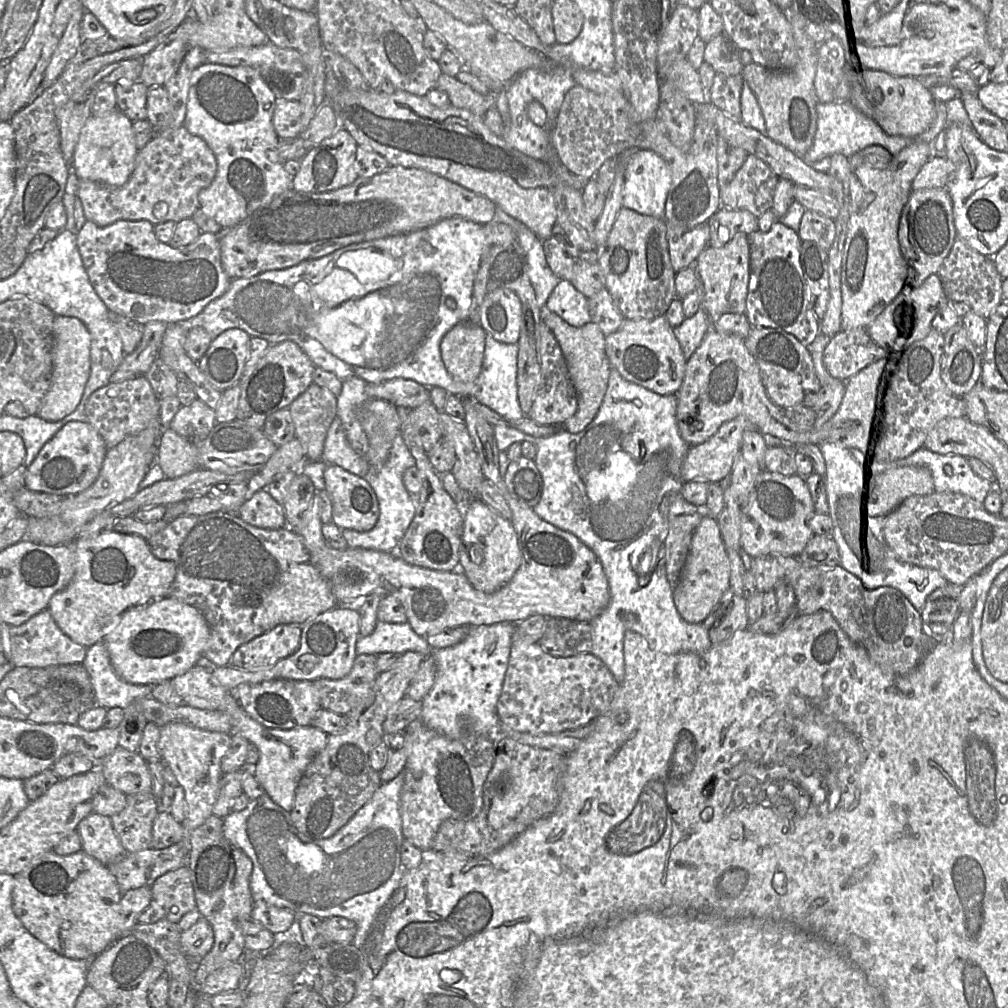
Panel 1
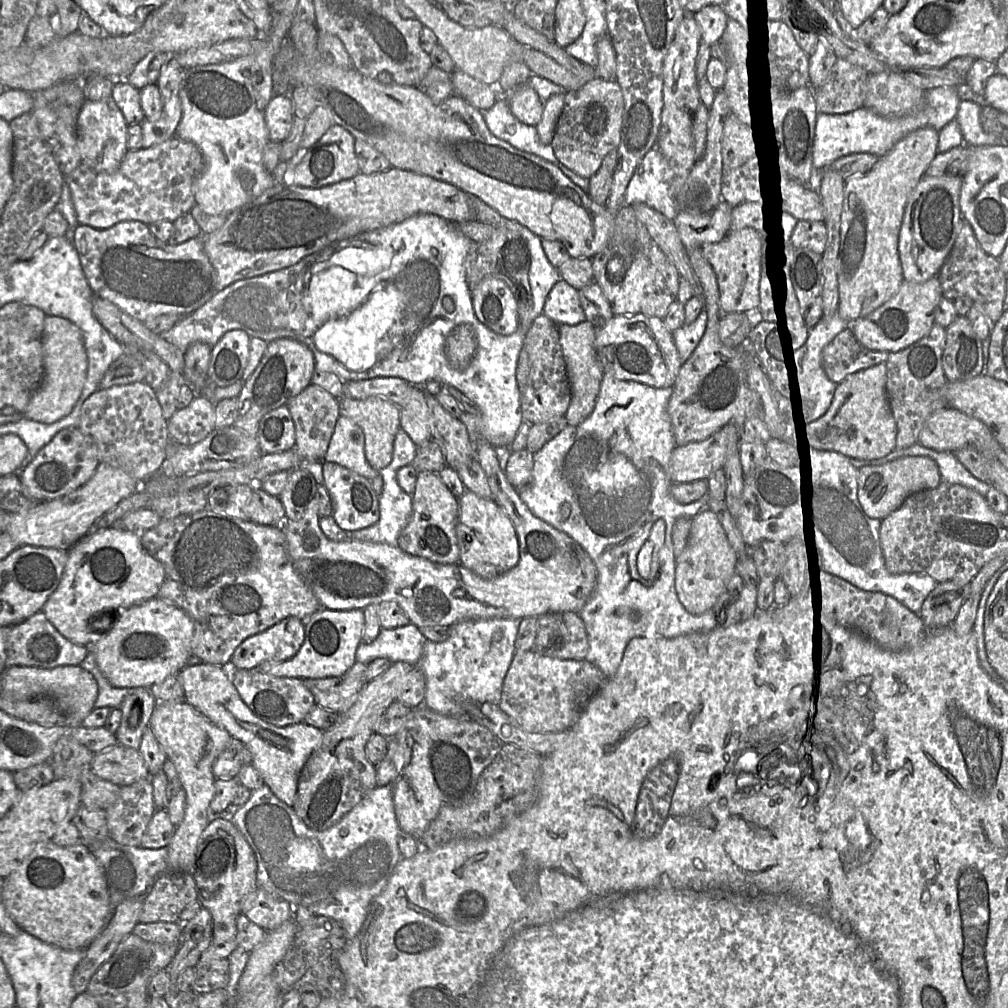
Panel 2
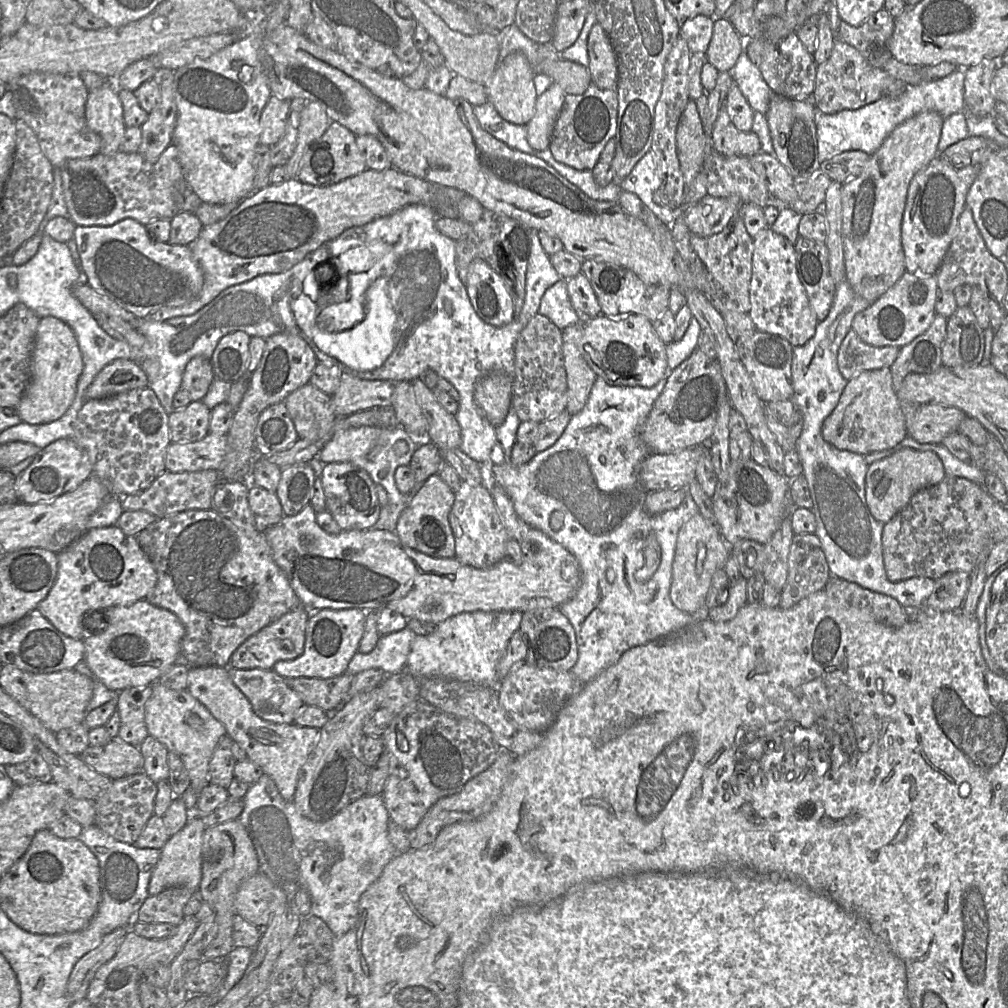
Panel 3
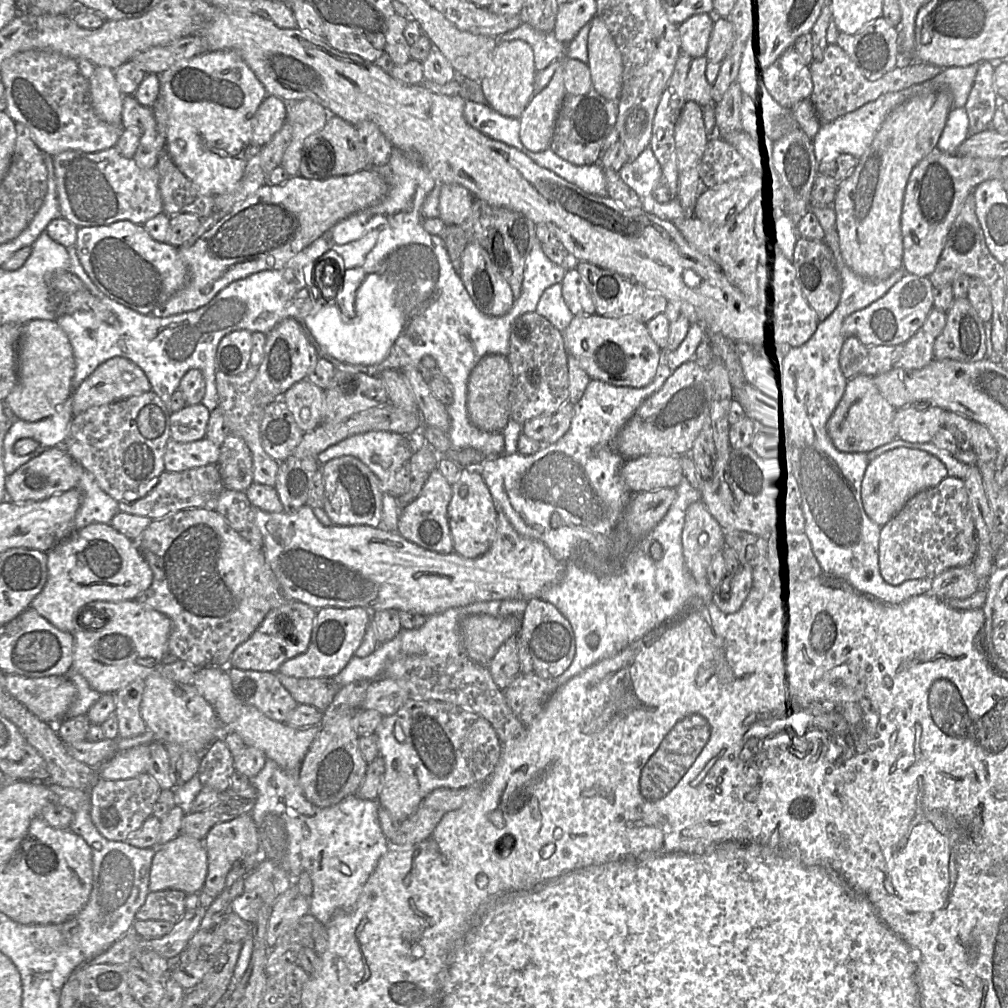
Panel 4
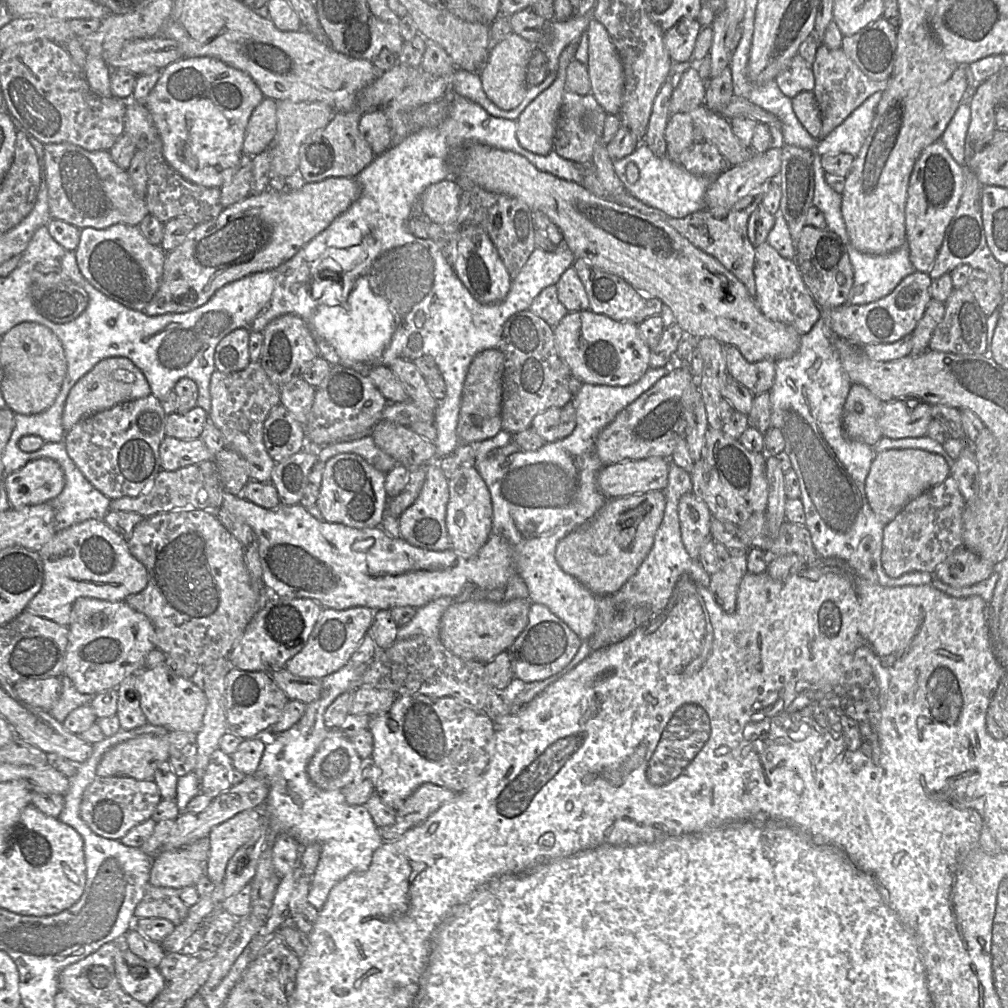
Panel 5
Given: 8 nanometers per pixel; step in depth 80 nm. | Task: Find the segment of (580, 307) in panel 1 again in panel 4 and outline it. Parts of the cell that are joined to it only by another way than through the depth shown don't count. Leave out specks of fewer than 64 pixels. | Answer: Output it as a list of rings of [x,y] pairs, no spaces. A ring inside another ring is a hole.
[[[562,284],[547,288],[540,297],[536,313],[546,318],[556,329],[563,332],[574,318],[562,296]]]

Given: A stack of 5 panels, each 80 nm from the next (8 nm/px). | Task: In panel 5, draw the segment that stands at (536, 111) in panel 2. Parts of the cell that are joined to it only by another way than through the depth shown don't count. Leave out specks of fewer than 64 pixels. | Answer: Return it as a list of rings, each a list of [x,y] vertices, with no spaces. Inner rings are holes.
[[[511,32],[491,48],[488,59],[480,70],[480,79],[487,97],[499,108],[512,110],[523,101],[529,88],[526,81],[527,66],[535,47],[522,36]]]

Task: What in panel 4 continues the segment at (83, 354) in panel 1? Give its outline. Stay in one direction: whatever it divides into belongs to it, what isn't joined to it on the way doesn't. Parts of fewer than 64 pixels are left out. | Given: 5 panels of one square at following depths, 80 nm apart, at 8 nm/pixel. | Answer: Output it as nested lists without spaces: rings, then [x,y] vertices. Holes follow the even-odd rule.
[[[31,320],[22,325],[22,333],[19,341],[18,347],[18,365],[17,365],[17,374],[18,374],[18,382],[11,393],[4,400],[5,405],[9,406],[14,415],[15,419],[20,419],[27,422],[37,422],[39,420],[45,419],[51,415],[53,415],[58,407],[63,404],[72,394],[72,379],[75,373],[75,359],[73,354],[73,349],[71,343],[69,341],[68,336],[63,331],[63,329],[58,325],[58,323],[54,320]]]

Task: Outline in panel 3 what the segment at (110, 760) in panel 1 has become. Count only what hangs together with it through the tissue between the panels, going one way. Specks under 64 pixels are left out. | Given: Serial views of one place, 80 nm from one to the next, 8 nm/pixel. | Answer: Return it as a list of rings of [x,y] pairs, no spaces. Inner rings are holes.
[[[118,737],[104,746],[89,745],[79,758],[98,773],[112,780],[144,772],[144,758],[139,747],[125,743]]]

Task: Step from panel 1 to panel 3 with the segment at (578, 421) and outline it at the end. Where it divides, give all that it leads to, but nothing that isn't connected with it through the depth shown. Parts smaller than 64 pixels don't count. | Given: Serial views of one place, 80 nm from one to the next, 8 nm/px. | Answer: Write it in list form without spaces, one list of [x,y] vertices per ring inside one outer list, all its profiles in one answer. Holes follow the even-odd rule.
[[[579,321],[562,330],[563,358],[568,384],[566,410],[570,415],[574,415],[583,409],[597,378],[579,349],[583,327],[584,323]]]

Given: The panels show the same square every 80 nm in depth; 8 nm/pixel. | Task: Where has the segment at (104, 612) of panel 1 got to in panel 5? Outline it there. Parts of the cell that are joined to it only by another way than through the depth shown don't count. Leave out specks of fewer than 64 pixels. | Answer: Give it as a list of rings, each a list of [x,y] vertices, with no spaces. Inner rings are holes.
[[[87,520],[56,534],[38,551],[43,564],[43,584],[28,603],[25,611],[68,627],[73,603],[78,598],[94,598],[110,602],[124,601],[128,596],[141,592],[148,584],[146,568],[129,551],[127,541],[102,520]]]

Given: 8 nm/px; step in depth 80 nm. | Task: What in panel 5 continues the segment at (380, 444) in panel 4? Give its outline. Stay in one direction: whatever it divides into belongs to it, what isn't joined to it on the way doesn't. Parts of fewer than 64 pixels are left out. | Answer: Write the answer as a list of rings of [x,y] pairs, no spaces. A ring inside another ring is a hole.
[[[366,435],[351,441],[335,442],[317,449],[317,457],[323,463],[341,453],[358,454],[372,466],[375,465],[375,462],[382,462],[383,458],[391,457],[375,444],[371,435]]]

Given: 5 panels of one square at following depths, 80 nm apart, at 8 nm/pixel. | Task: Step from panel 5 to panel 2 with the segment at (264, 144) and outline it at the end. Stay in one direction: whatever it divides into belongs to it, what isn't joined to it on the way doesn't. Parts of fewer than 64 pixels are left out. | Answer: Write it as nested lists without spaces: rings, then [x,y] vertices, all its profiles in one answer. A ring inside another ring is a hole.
[[[273,95],[265,109],[265,122],[270,141],[282,142],[289,136],[293,124],[293,102],[288,95]]]

